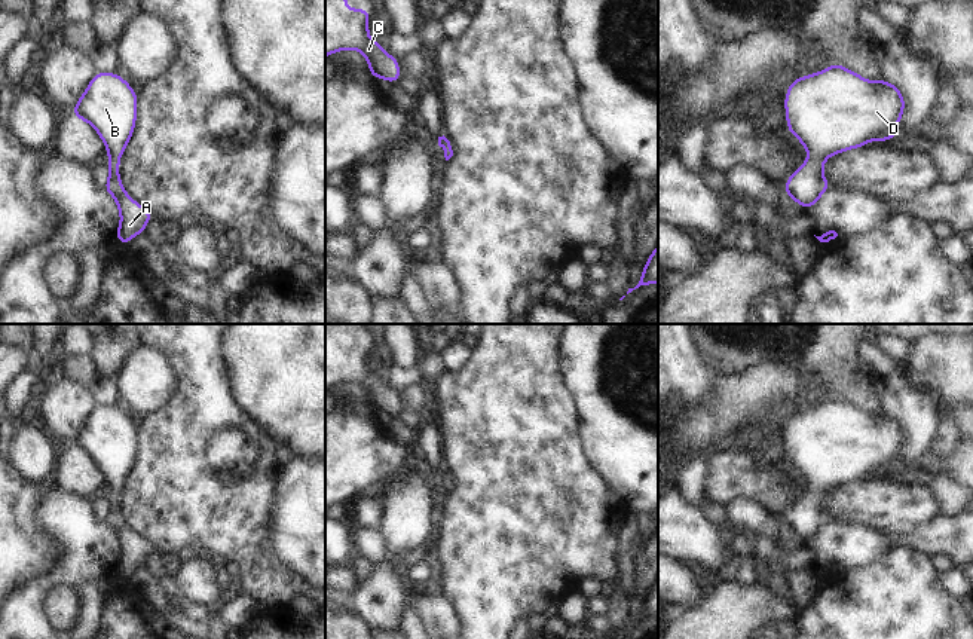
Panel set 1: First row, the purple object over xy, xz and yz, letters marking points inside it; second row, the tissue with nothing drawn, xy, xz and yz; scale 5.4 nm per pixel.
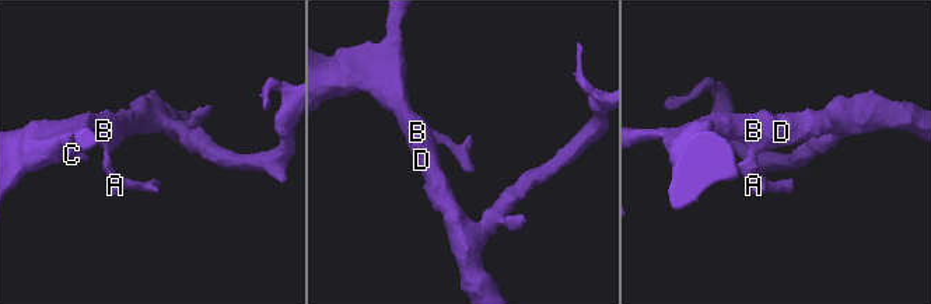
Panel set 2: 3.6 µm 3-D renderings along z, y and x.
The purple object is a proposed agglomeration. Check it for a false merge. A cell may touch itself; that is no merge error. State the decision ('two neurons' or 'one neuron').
one neuron

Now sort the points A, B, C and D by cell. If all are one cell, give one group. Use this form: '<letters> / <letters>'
A B C D

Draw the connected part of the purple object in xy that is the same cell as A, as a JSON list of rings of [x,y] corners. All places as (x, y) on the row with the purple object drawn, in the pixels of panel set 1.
[[[95,73],[73,110],[73,116],[92,123],[105,143],[110,159],[107,162],[108,178],[104,190],[117,204],[120,224],[114,239],[125,247],[129,245],[132,236],[144,233],[146,223],[154,218],[146,207],[137,204],[126,193],[119,175],[119,159],[135,131],[137,103],[138,97],[134,89],[119,74]]]

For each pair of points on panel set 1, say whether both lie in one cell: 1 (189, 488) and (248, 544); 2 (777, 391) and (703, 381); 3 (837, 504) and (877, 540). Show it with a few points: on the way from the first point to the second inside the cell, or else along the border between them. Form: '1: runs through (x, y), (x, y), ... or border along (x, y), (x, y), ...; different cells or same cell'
1: runs through (204, 503), (233, 529); same cell
2: border along (715, 376), (715, 384), (697, 401), (685, 403); different cells
3: border along (831, 519), (868, 523), (892, 538); different cells

